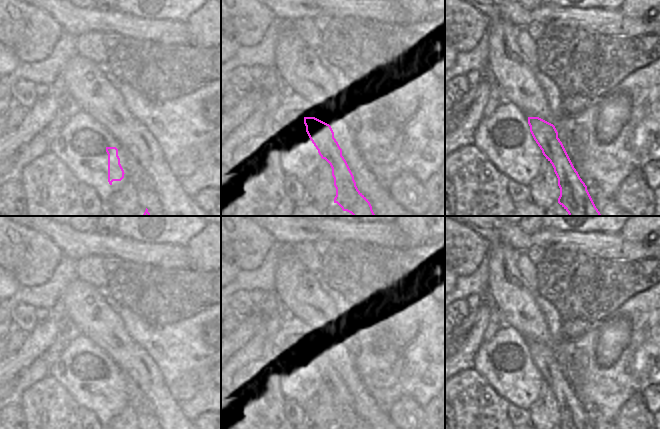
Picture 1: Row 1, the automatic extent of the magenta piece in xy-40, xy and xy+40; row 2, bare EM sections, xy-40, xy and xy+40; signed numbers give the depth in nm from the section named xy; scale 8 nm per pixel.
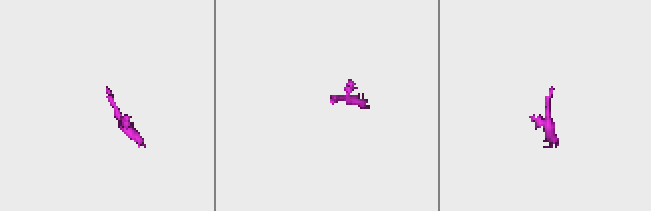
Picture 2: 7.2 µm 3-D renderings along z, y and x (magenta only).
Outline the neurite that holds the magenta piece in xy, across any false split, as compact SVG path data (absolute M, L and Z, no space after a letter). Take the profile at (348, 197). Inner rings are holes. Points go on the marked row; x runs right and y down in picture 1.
M304 117L304 124L319 155L332 168L336 188L334 203L353 216L375 216L370 202L356 186L354 176L342 156L342 149L334 138L331 126L315 117Z

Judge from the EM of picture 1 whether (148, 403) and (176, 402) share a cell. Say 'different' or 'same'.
different

